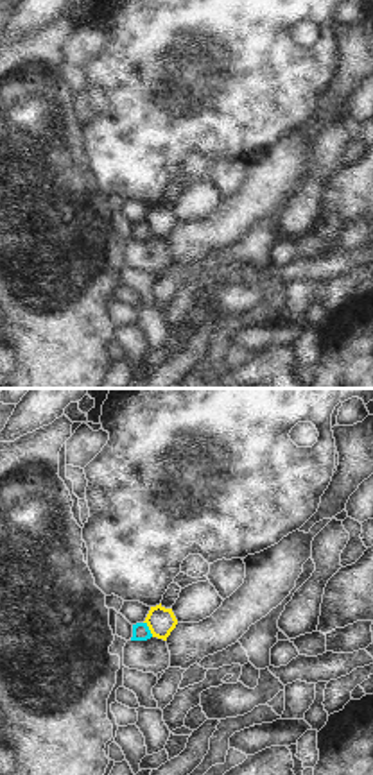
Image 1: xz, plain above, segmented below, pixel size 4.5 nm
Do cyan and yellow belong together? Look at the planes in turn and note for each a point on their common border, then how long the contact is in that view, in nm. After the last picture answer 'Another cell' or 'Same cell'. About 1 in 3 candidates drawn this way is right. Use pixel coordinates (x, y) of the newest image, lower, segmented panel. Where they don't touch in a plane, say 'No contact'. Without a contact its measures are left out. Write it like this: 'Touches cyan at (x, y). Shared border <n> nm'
Touches cyan at (147, 629). Shared border 80 nm.

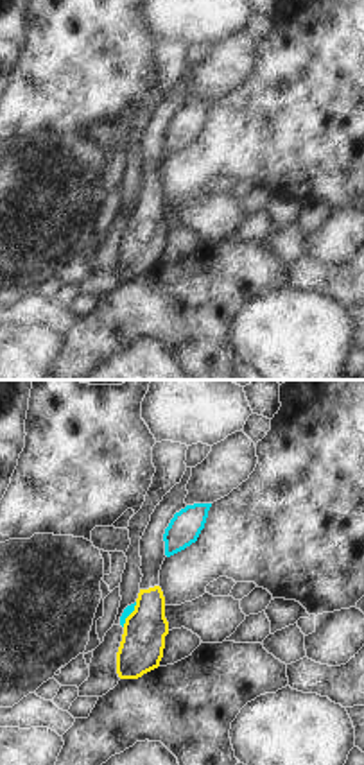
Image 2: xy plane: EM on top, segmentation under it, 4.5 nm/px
Touches cyan at (130, 613). Shared border 130 nm.

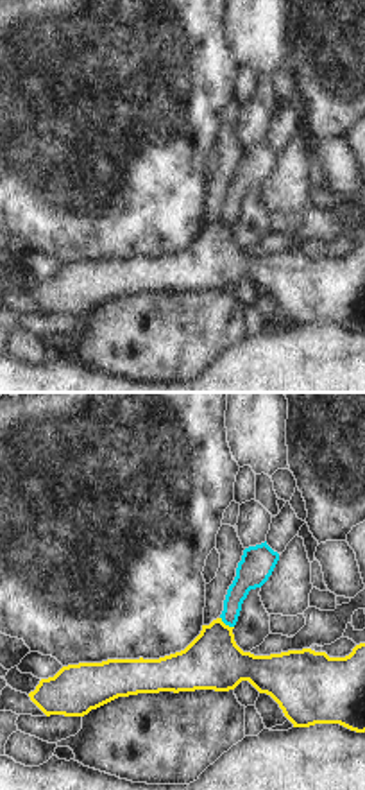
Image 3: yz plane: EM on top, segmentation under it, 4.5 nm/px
Touches cyan at (226, 624). Shared border 80 nm.

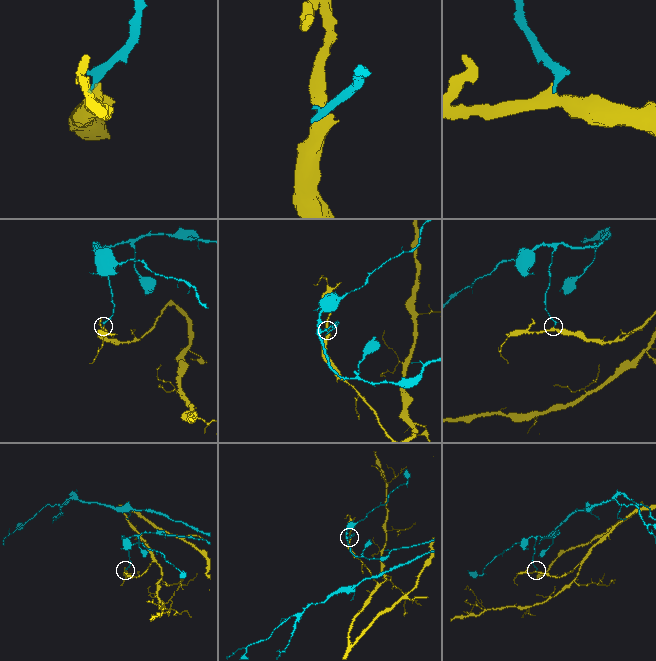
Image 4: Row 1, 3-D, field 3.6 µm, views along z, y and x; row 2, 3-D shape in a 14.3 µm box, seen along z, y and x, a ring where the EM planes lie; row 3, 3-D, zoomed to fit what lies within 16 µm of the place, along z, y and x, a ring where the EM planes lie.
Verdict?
Another cell.

